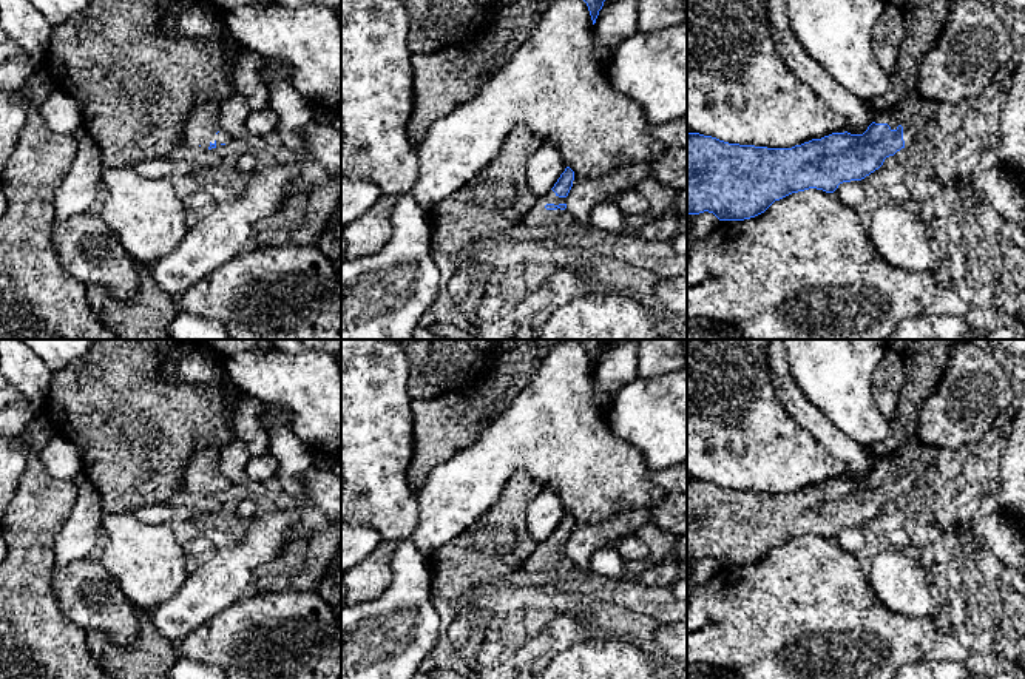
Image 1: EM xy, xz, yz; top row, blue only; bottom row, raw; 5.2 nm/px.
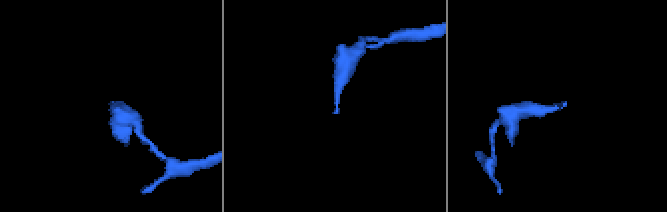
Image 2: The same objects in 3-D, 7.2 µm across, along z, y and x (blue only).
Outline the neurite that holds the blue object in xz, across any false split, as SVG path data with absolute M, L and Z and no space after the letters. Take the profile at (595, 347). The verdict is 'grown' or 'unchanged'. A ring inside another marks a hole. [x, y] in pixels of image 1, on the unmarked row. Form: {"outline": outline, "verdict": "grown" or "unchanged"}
{"outline": "M579 340L580 344L587 349L593 370L599 361L599 356L604 352L604 347L613 340Z", "verdict": "unchanged"}

